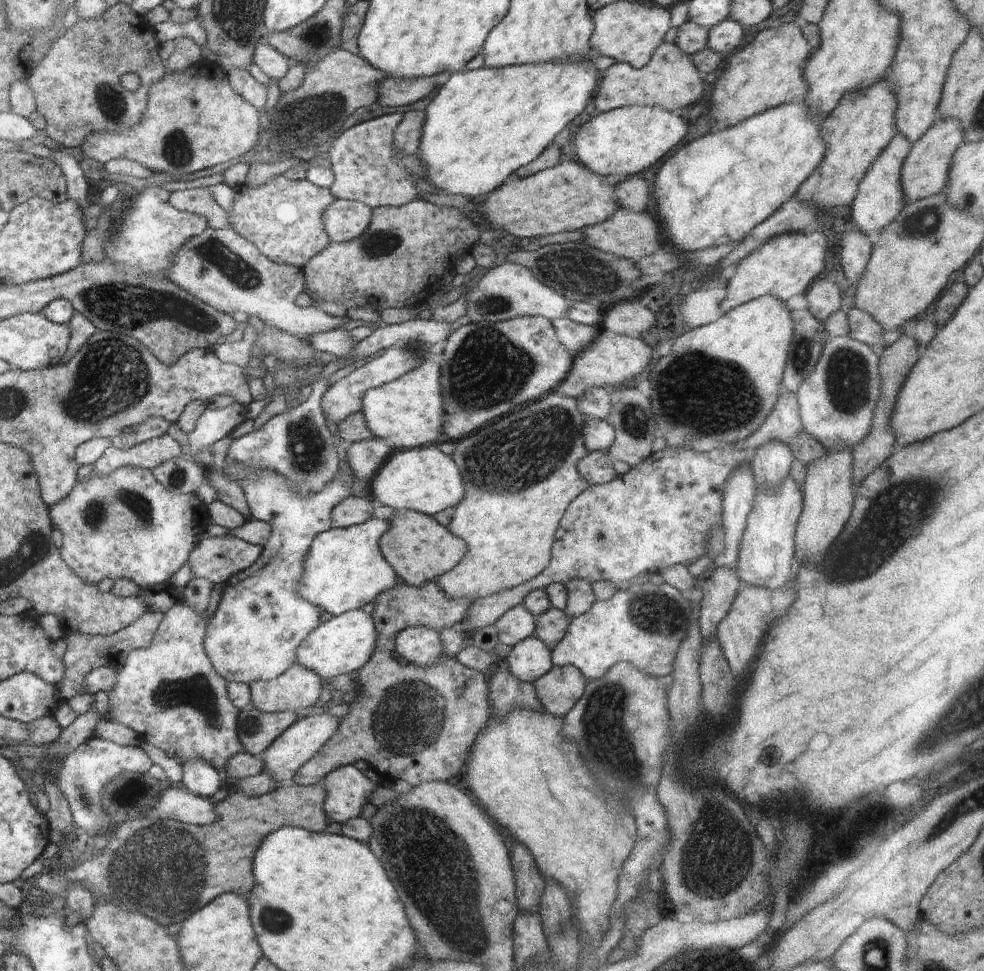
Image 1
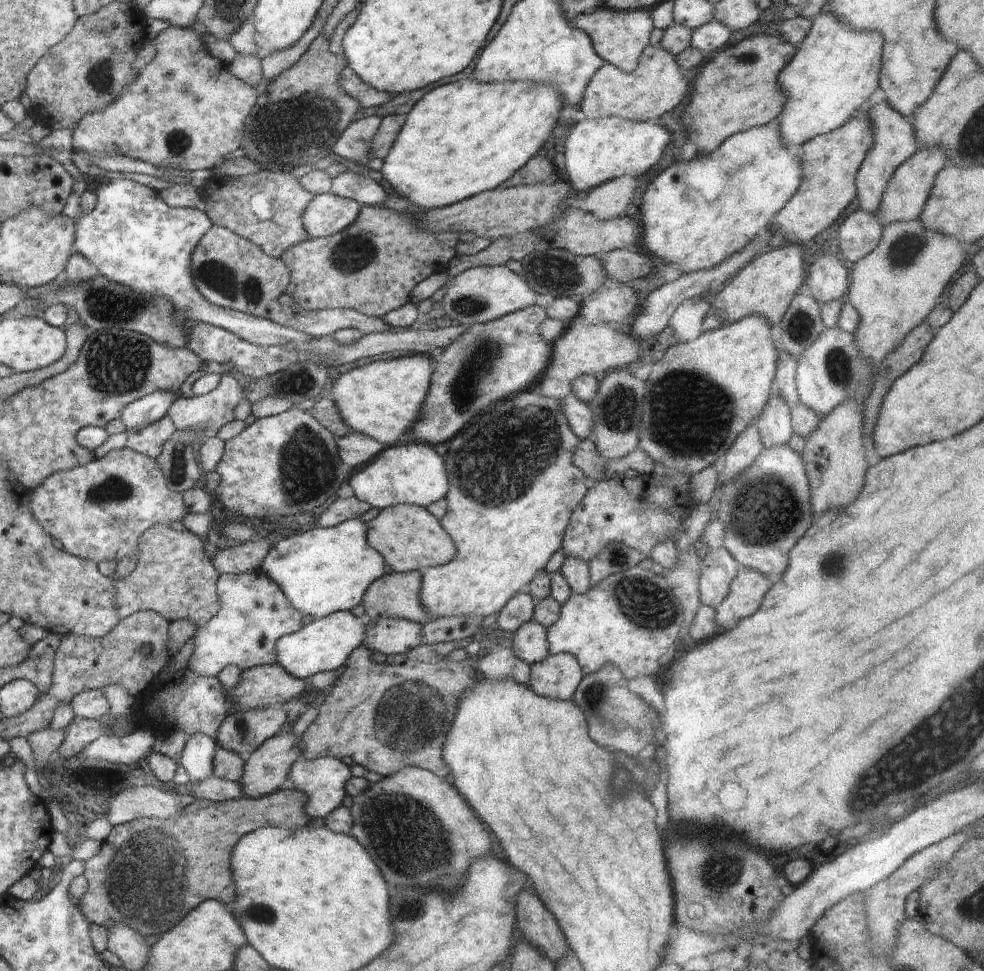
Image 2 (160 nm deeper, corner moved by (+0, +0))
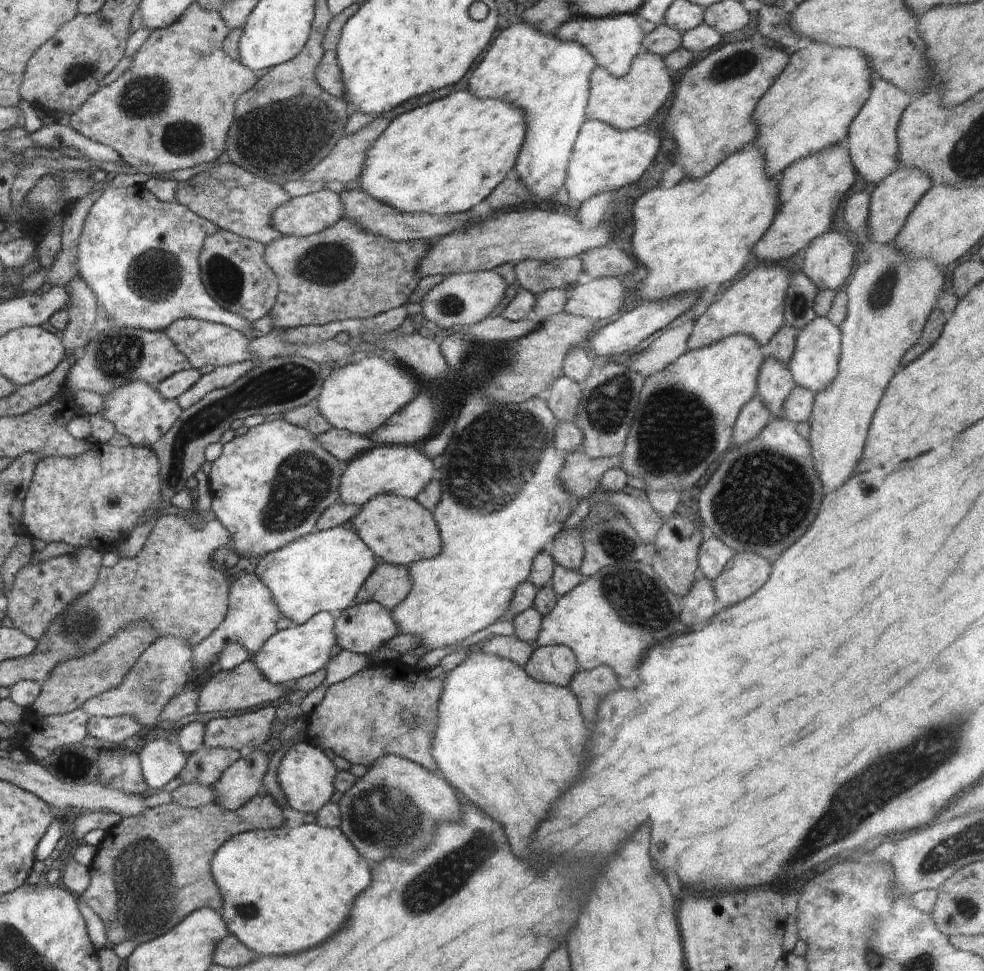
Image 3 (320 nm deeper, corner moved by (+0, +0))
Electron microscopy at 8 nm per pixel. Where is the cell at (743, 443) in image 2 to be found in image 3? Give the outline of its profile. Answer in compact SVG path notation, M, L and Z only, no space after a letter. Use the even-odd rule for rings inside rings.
M754 395L740 410L733 426L732 444L744 444L753 439L765 424L771 421L772 414L764 401Z

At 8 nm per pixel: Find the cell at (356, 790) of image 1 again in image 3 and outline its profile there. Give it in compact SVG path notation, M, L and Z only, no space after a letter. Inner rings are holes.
M306 741L294 744L283 754L277 770L277 781L289 806L294 810L316 815L335 792L334 779L337 772L332 759L320 747Z

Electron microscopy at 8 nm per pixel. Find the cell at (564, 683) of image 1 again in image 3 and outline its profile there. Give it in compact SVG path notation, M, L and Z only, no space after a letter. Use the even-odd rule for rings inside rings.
M538 646L525 664L525 671L541 683L568 687L572 675L578 670L575 652L568 646Z

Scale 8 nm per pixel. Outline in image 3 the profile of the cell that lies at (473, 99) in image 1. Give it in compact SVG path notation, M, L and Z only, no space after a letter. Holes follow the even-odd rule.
M465 89L392 119L367 148L358 183L362 190L401 213L456 215L482 202L514 168L525 137L523 112L508 101L480 100Z

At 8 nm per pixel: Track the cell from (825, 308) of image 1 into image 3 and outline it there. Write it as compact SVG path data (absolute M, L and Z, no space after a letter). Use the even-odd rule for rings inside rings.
M830 230L816 237L805 248L802 271L818 290L837 291L856 267L855 252L854 245L846 235Z

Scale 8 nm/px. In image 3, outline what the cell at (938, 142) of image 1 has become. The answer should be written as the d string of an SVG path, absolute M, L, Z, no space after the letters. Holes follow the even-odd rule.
M898 166L887 174L876 186L869 190L871 203L869 206L869 229L867 234L873 245L887 245L897 236L908 215L924 193L932 186L930 177L914 167Z

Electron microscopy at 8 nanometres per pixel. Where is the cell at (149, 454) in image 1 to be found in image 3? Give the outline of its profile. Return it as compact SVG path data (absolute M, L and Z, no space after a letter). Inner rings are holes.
M140 379L124 383L119 390L112 391L108 396L102 396L102 399L104 405L102 416L113 422L115 430L129 438L134 446L151 447L166 431L171 430L183 411L176 399L165 399L157 387Z

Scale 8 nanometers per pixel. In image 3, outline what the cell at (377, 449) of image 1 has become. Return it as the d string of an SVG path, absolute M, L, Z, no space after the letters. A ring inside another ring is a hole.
M330 427L326 432L315 435L317 443L343 463L350 462L355 456L370 450L375 444L369 436L354 434L346 429Z

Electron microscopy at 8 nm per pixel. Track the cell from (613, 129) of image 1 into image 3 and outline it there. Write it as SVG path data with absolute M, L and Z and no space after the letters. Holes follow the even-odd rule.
M587 120L582 125L573 146L564 184L564 198L572 208L591 196L607 189L618 189L634 184L650 168L660 150L660 140L654 131L645 128L619 131L612 125L597 120Z

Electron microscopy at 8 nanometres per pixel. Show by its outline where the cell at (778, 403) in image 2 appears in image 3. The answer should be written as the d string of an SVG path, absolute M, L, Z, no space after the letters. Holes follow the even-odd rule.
M774 357L765 358L759 368L756 392L772 417L782 417L785 400L795 386L788 364Z

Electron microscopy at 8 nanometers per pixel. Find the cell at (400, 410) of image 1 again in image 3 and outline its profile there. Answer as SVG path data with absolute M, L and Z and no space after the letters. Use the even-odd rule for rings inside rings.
M366 356L358 362L331 369L315 398L318 412L337 429L370 435L418 392L418 380L399 362L391 364L380 356Z

